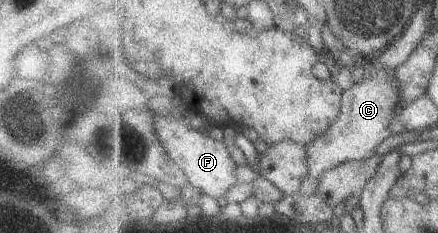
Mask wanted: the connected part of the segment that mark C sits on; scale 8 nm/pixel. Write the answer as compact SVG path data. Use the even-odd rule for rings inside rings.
M394 70L370 71L361 83L344 92L340 116L337 116L332 127L325 135L317 138L306 146L306 178L303 180L300 192L303 195L317 193L320 177L329 169L336 168L348 161L360 161L376 155L375 148L379 142L389 137L389 124L396 119L396 110L400 93L394 82Z

